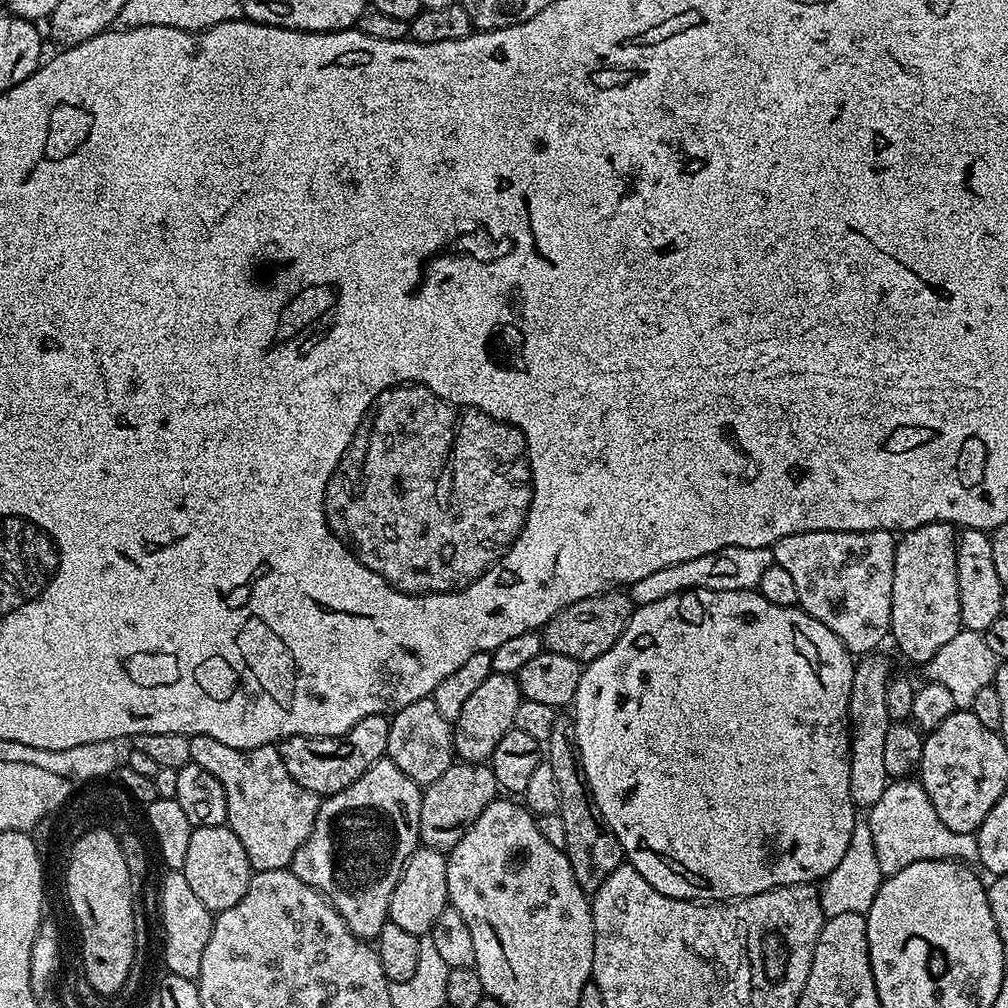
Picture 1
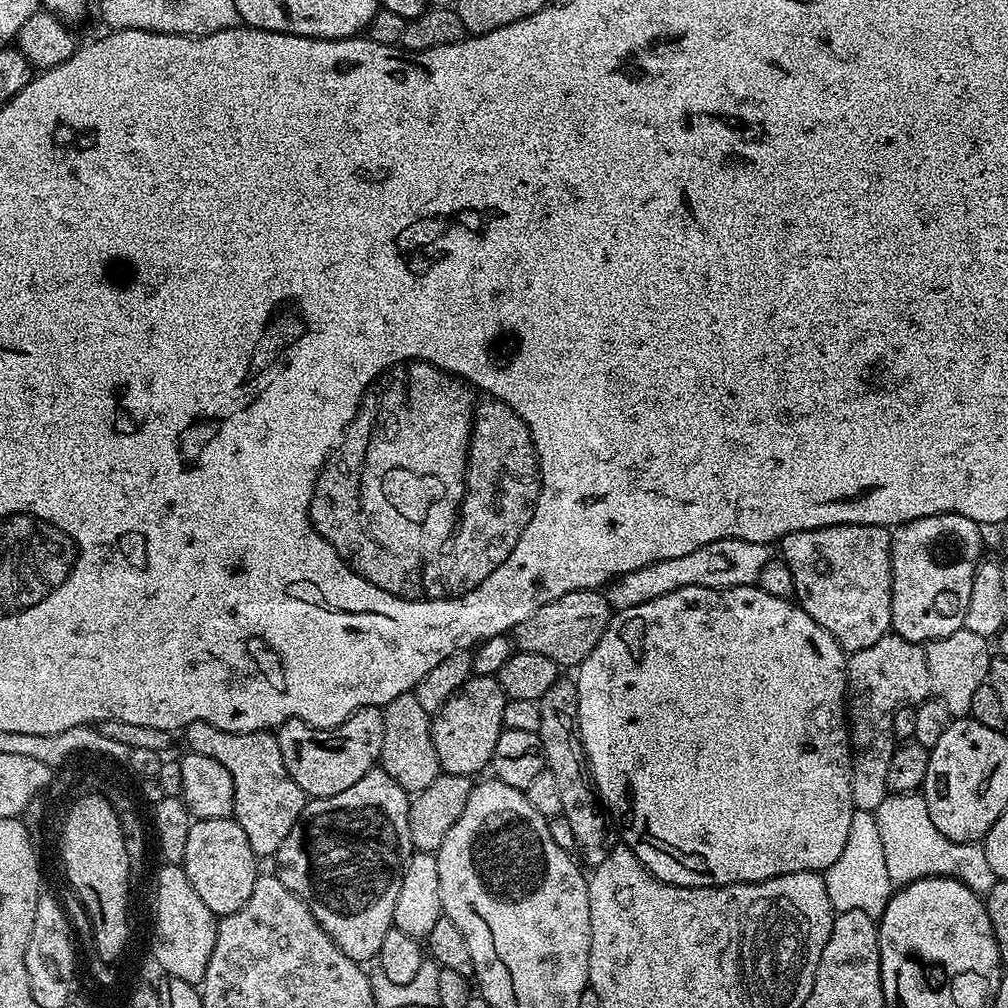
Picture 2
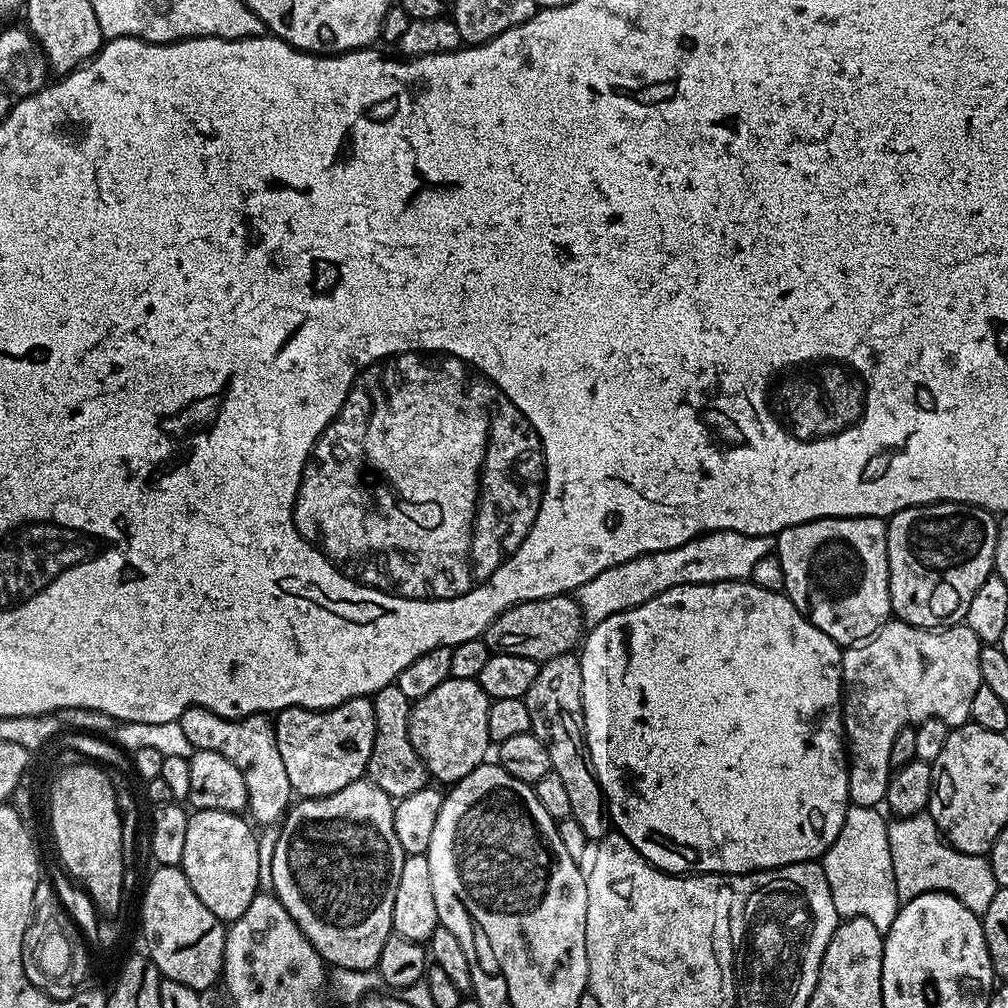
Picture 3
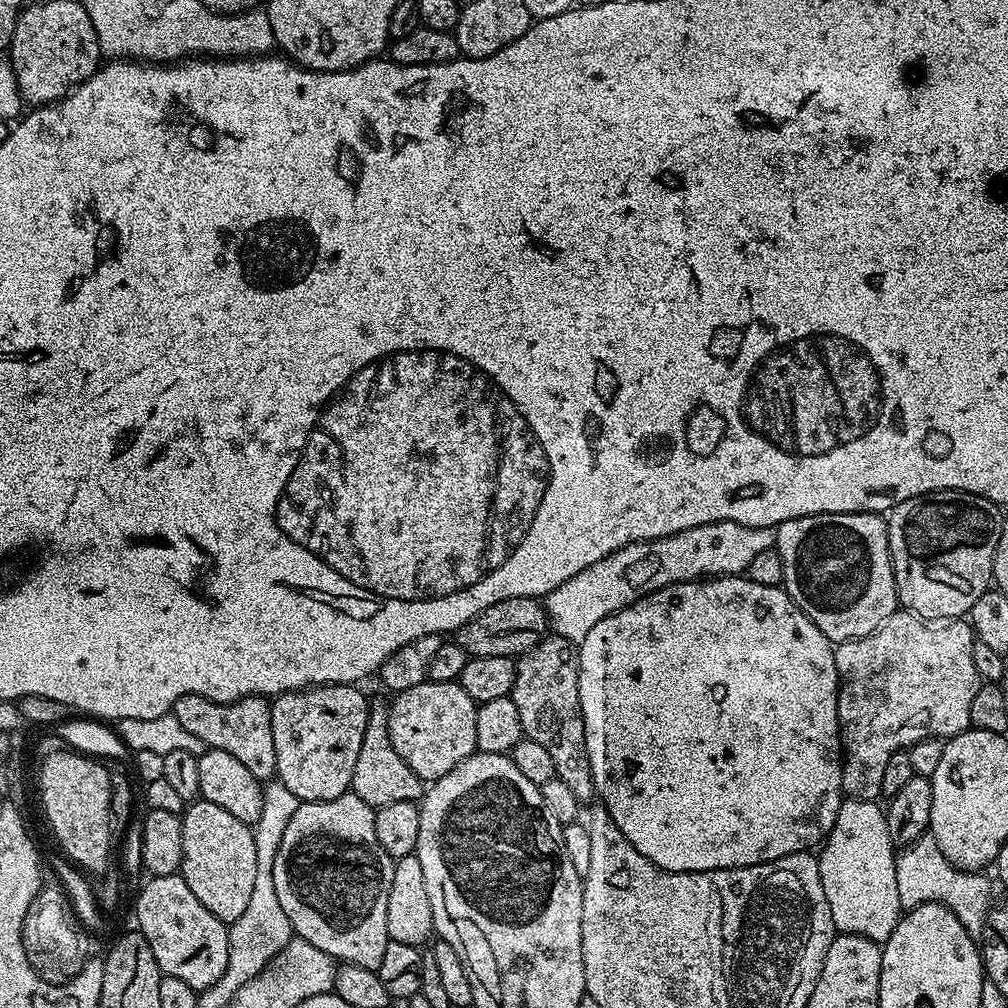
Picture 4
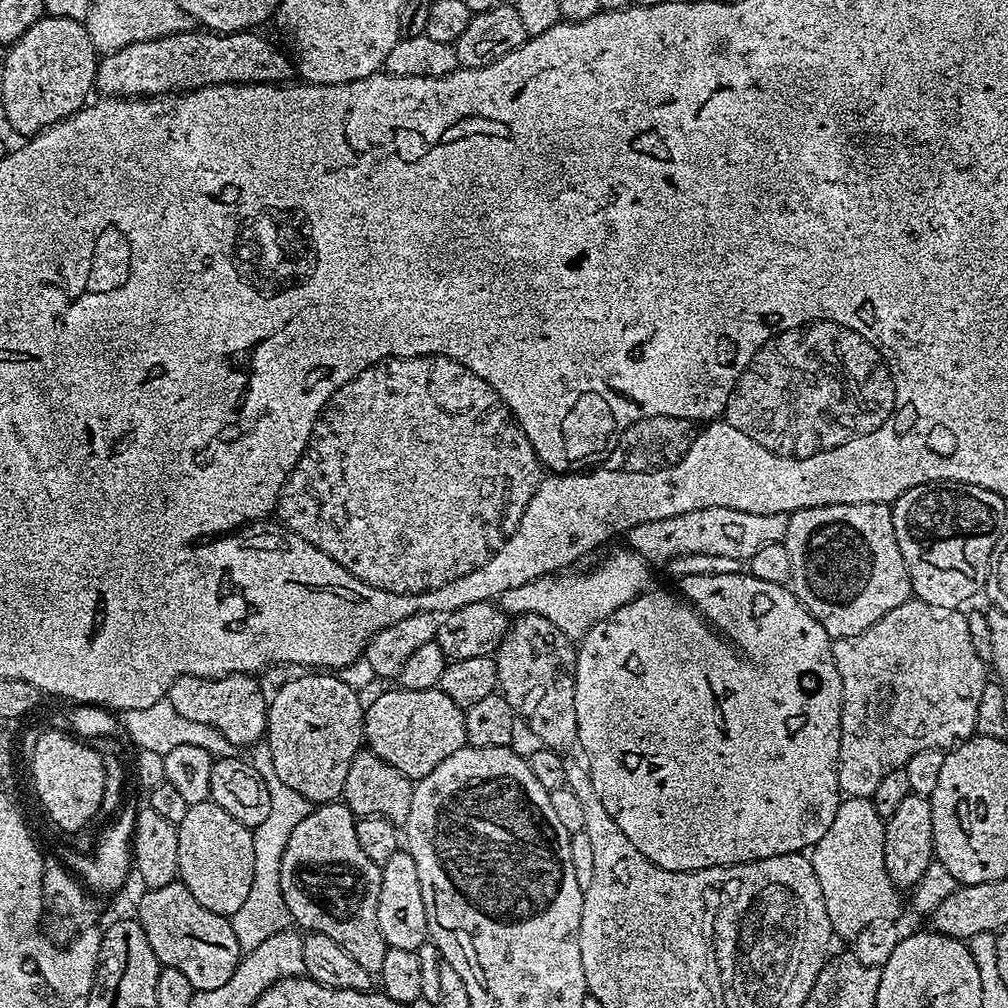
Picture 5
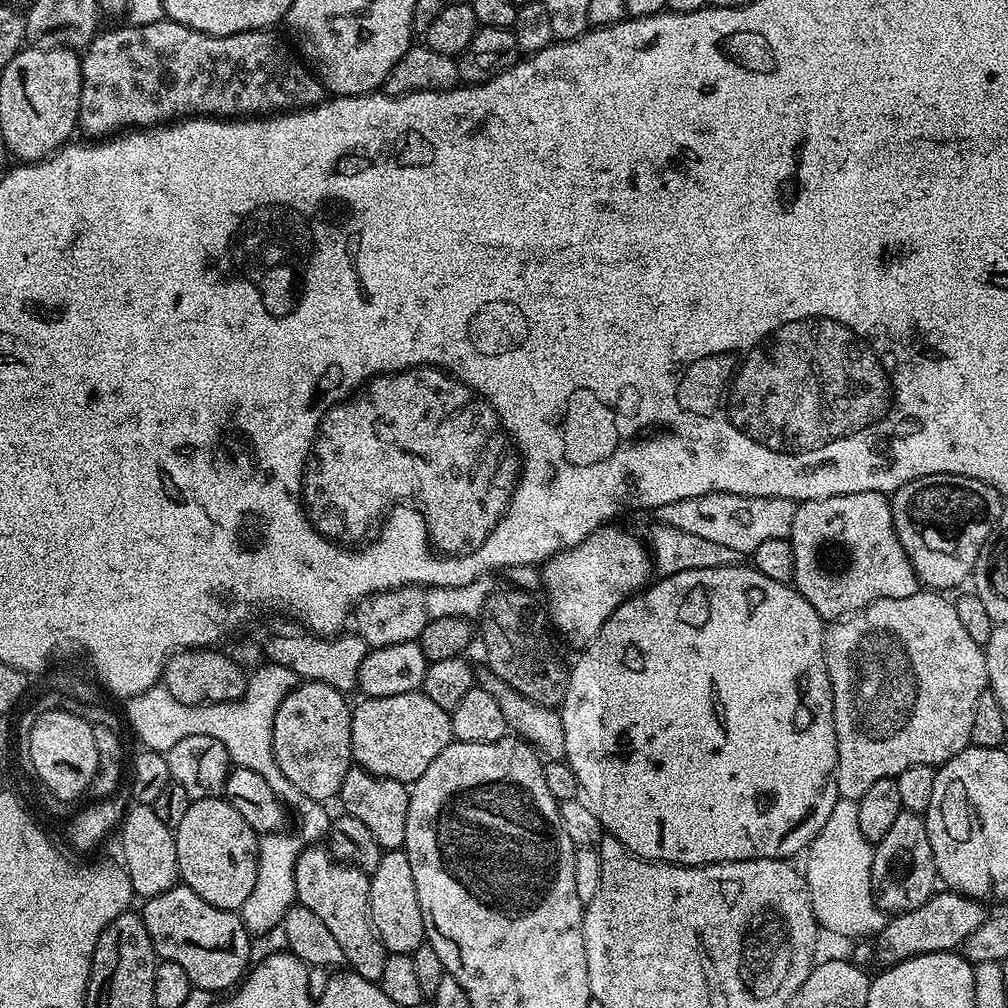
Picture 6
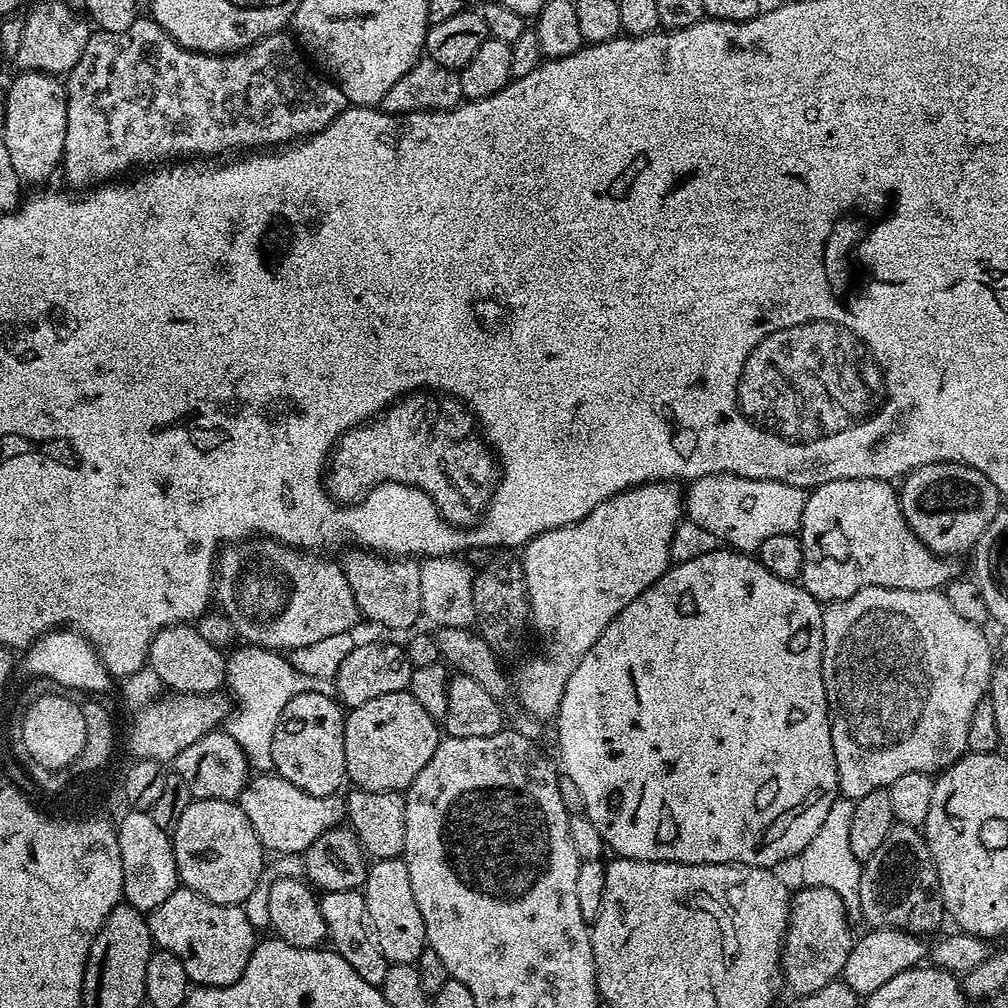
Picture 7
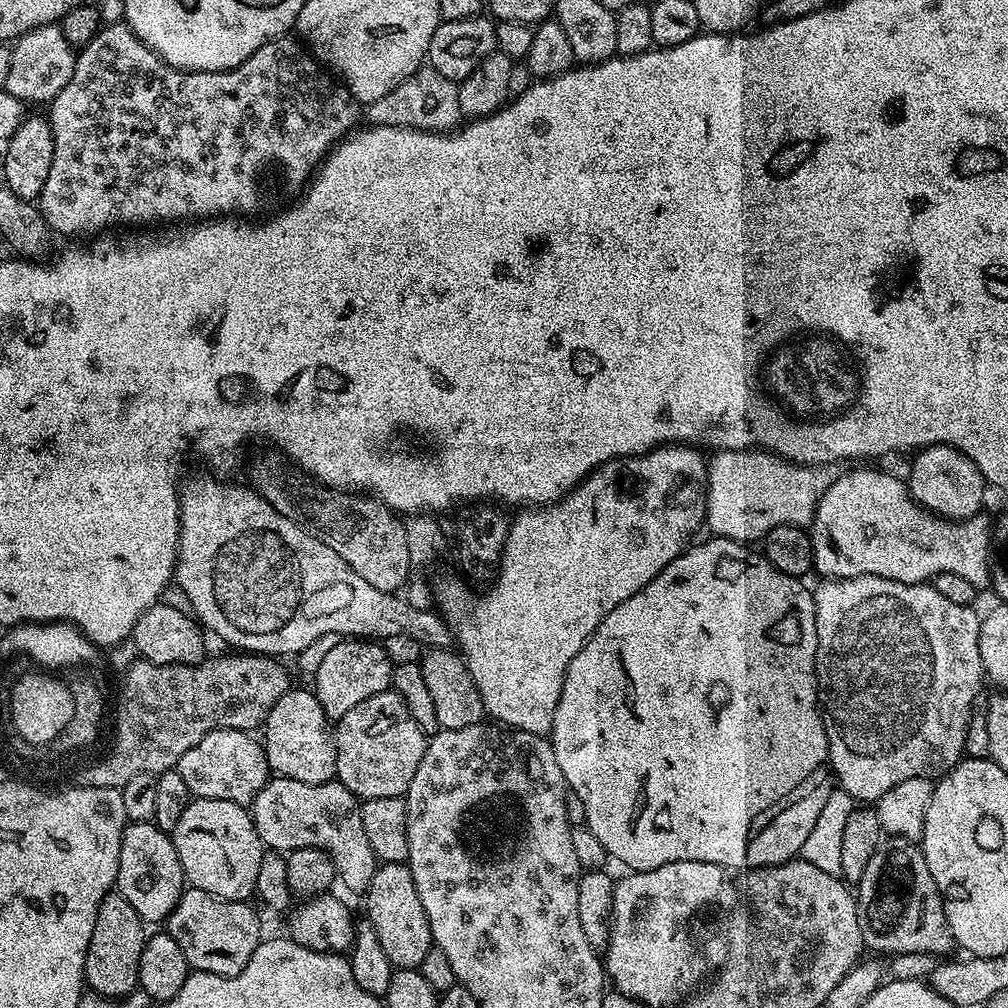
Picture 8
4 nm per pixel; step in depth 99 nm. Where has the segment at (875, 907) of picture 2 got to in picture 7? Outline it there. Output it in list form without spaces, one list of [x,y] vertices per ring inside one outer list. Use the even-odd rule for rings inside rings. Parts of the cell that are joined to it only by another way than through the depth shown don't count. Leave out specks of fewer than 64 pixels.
[[[837,798],[830,806],[818,834],[810,838],[804,851],[798,857],[800,876],[810,888],[825,888],[844,899],[844,905],[850,910],[860,906],[860,870],[862,862],[854,858],[850,851],[850,818],[854,814],[854,803],[847,798]]]

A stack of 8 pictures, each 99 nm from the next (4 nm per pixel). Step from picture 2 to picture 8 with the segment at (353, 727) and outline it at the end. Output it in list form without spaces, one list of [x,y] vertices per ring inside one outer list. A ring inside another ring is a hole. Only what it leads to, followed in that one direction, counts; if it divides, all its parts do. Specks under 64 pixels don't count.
[[[299,686],[293,687],[270,710],[268,717],[264,719],[262,725],[262,743],[264,753],[268,759],[269,769],[277,776],[294,778],[294,782],[306,782],[307,784],[324,784],[326,781],[333,779],[336,774],[336,742],[334,739],[333,729],[330,727],[328,716],[322,710],[318,702],[315,691]]]

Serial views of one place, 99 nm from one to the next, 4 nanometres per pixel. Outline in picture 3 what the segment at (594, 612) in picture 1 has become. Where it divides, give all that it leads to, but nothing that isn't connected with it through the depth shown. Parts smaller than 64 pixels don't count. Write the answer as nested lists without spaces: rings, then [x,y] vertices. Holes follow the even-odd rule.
[[[571,595],[538,598],[507,608],[483,634],[483,641],[493,653],[514,654],[543,662],[572,652],[586,635],[580,603]]]

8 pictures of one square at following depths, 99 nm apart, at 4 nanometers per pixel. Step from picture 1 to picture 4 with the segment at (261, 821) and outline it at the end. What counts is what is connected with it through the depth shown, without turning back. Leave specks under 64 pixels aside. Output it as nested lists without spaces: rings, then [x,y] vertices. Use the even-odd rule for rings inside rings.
[[[183,696],[172,707],[171,715],[182,722],[182,727],[194,738],[202,738],[205,749],[226,750],[226,754],[238,758],[254,778],[268,782],[276,776],[274,754],[274,730],[270,726],[272,705],[265,697],[247,696],[233,704],[219,704],[201,696]]]

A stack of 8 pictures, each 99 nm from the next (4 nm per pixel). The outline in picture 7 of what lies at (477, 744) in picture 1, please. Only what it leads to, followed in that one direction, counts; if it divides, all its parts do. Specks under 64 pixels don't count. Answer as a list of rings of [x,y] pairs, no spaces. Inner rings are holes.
[[[405,690],[382,694],[362,702],[344,718],[347,779],[361,792],[403,793],[430,762],[442,739],[441,725],[426,714],[412,693]]]

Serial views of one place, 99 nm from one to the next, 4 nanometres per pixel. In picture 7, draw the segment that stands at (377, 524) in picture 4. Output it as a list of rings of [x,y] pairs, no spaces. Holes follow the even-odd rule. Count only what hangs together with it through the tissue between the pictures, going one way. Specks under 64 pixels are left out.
[[[417,390],[399,397],[387,408],[377,412],[372,419],[365,420],[363,424],[339,436],[331,449],[330,463],[326,468],[326,491],[333,501],[356,502],[374,486],[398,482],[426,493],[448,524],[471,526],[479,521],[492,499],[492,489],[497,479],[498,461],[486,447],[471,411],[455,396]]]

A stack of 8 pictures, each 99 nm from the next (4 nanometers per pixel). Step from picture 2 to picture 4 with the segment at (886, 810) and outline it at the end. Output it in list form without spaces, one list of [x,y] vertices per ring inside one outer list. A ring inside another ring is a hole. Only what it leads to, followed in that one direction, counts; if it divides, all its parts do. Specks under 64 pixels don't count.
[[[930,834],[917,838],[913,844],[901,847],[896,858],[896,877],[898,878],[898,902],[901,909],[917,908],[926,903],[926,898],[931,898],[935,903],[946,906],[951,910],[962,926],[974,938],[984,935],[984,927],[988,924],[988,913],[994,907],[992,901],[993,881],[984,877],[983,871],[967,872],[955,868],[938,850],[938,842]]]

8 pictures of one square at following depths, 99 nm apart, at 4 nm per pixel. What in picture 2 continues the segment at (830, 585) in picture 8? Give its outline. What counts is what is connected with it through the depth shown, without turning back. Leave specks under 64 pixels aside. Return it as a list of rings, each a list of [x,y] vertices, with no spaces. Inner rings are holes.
[[[966,631],[955,632],[941,640],[927,640],[915,644],[895,634],[878,638],[874,646],[858,650],[847,657],[848,695],[847,707],[850,709],[850,743],[852,745],[852,807],[858,812],[875,812],[879,804],[890,793],[886,782],[886,769],[894,751],[892,734],[892,715],[897,708],[915,706],[924,700],[941,700],[952,711],[953,717],[964,718],[970,710],[970,698],[978,686],[988,678],[989,641],[978,634]]]

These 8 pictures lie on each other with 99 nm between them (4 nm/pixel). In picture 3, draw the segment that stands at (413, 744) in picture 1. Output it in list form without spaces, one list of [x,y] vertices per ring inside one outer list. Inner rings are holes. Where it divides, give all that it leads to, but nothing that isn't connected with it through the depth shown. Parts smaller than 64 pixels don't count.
[[[391,684],[382,690],[378,690],[376,695],[371,697],[374,706],[374,746],[370,750],[368,759],[367,779],[377,784],[382,791],[391,796],[393,801],[406,798],[418,790],[429,787],[430,777],[428,767],[422,762],[418,750],[410,742],[410,714],[412,713],[413,701],[398,690],[398,686]]]

